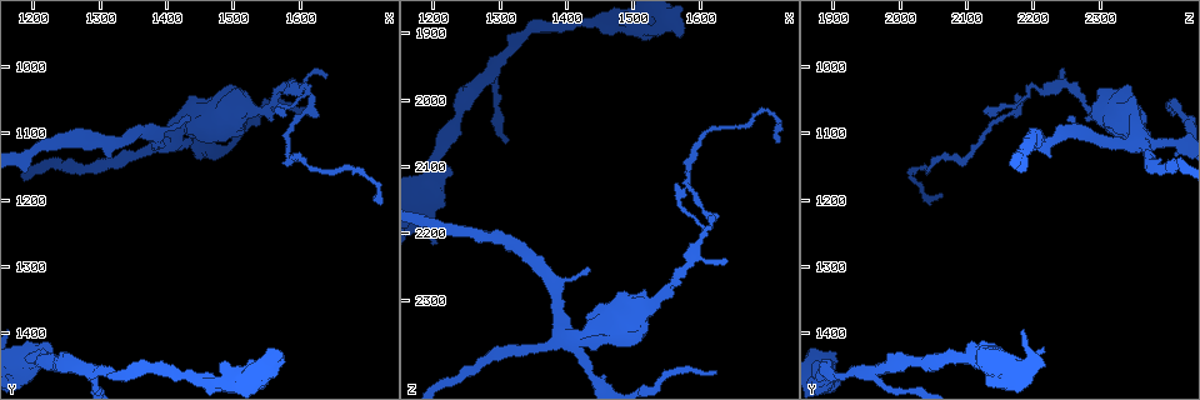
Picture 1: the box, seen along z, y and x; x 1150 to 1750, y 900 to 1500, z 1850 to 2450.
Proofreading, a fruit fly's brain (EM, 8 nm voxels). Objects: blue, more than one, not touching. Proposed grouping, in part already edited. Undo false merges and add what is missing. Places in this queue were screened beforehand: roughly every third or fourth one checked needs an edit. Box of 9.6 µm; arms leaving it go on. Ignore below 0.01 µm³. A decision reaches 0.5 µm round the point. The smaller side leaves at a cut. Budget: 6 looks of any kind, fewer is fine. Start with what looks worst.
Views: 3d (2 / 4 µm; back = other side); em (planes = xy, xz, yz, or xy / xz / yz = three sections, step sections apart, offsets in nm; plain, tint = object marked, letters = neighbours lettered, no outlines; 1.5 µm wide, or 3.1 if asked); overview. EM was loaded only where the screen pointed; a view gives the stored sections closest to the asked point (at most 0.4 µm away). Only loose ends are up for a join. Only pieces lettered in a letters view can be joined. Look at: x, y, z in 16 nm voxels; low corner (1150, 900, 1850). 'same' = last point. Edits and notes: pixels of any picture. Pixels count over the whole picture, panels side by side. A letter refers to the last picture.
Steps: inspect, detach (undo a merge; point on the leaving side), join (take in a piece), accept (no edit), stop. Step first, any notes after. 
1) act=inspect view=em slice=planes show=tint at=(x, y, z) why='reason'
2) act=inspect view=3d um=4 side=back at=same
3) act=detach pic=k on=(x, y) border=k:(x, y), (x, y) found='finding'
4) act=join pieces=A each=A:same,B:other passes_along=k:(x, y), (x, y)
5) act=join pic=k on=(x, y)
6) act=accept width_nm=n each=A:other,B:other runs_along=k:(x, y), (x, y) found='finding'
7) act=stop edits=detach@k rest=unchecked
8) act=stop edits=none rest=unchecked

act=inspect view=3d um=4 side=back at=(1230, 1430, 2115) why='thick end'

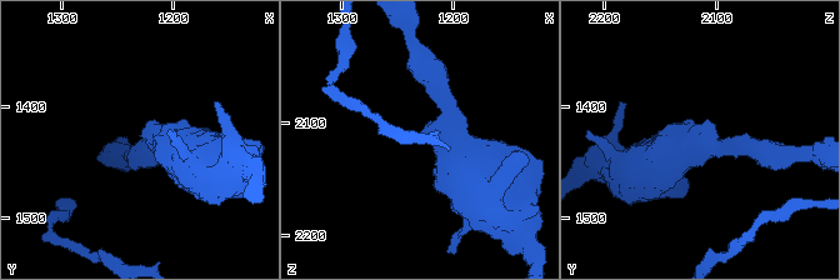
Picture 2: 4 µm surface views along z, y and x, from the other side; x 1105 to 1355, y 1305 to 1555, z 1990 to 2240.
act=inspect view=em slice=planes show=letters at=(1228, 1424, 2108) arm_widths_nm=260,600 why='shape alone is not enough'

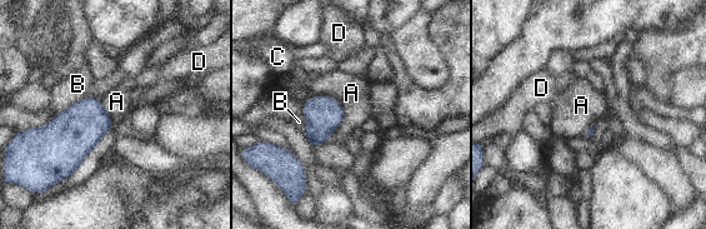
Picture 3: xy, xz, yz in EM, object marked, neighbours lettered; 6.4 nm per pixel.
act=accept longest_contact=A:280nm each=A:other,B:other,C:other,D:other border=3:(314, 95), (344, 109), (329, 135) found='none of them fits'

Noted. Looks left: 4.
act=inspect view=3d um=4 at=(1625, 1065, 2405) why='branch stops here'

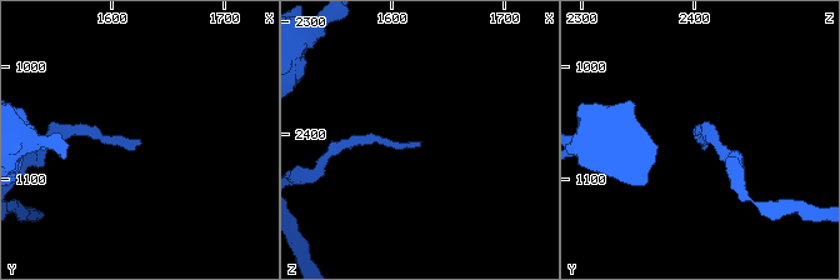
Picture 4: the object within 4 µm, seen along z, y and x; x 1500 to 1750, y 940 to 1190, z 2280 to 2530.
act=inspect view=em slice=xz step=8 show=tint at=(1624, 1070, 2406)

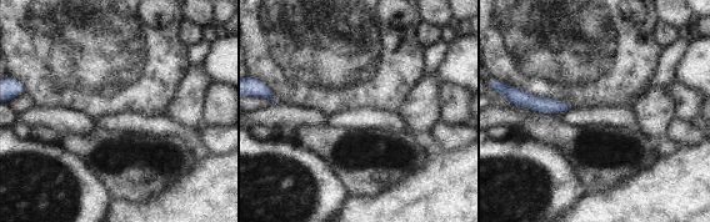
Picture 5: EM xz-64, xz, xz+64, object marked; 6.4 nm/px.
act=inspect view=em slice=planes show=letters at=same

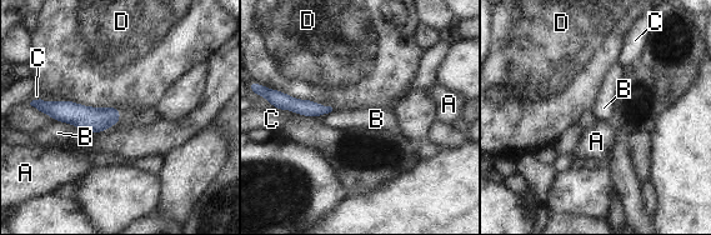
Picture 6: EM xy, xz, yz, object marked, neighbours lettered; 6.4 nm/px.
act=accept width_nm=170 each=A:other,B:other,C:other,D:other border=6:(270, 88), (329, 105), (333, 110) found='no lettered piece goes on from it'

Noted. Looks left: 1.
act=stop edits=none rest=unchecked

